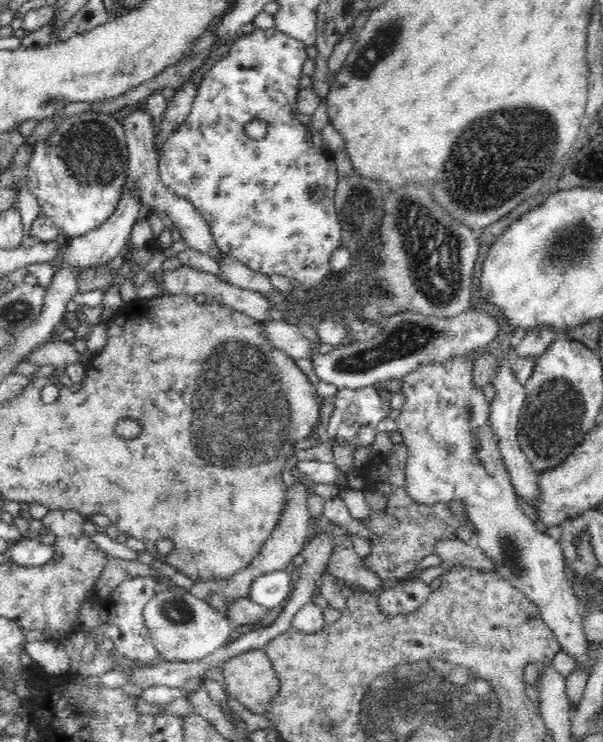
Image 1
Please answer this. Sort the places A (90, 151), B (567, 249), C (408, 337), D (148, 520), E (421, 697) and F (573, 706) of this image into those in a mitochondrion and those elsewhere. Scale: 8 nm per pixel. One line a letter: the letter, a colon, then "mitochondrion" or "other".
A: mitochondrion
B: mitochondrion
C: mitochondrion
D: other
E: mitochondrion
F: other

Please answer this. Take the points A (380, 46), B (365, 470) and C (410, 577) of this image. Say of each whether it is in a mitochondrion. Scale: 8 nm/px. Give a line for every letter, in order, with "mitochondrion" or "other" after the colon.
A: mitochondrion
B: other
C: other

